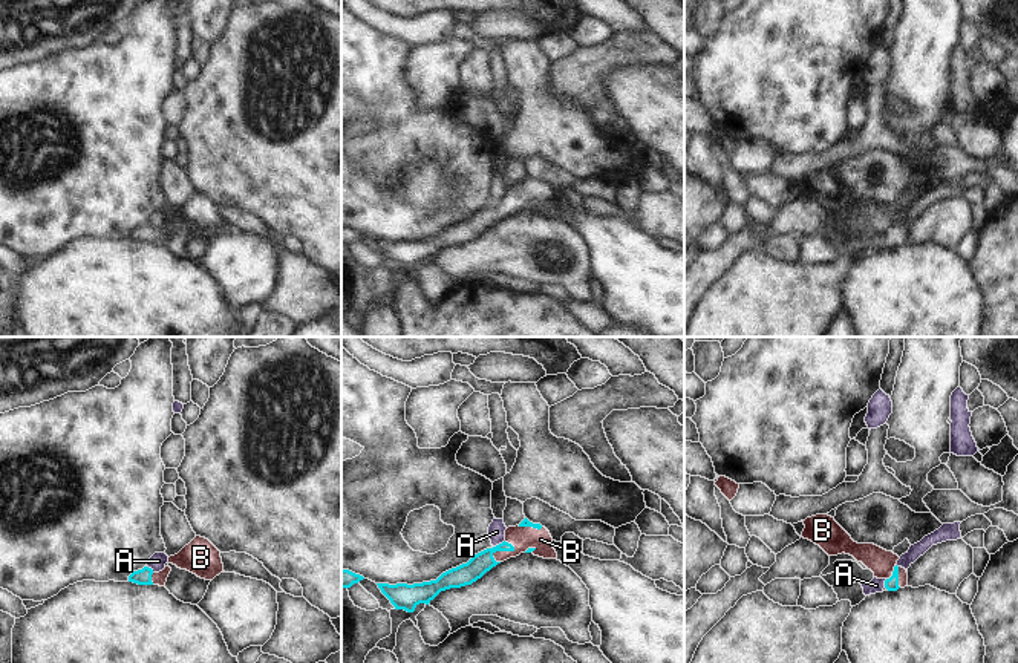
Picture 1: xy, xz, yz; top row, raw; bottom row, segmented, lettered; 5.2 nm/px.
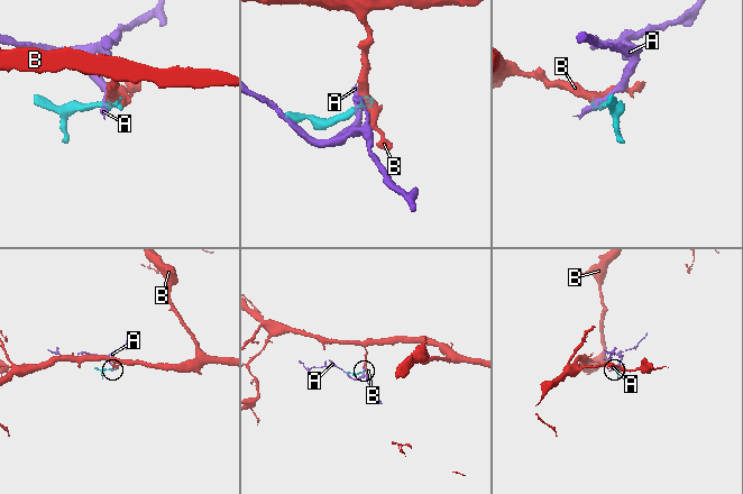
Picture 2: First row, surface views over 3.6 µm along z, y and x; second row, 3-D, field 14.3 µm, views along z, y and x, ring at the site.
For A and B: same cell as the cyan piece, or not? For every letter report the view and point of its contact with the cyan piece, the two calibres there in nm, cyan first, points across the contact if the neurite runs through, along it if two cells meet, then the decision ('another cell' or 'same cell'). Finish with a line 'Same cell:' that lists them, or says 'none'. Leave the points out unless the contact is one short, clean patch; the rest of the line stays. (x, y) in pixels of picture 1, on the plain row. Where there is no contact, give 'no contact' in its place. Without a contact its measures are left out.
A: contact xz (499, 201); calibres 110 and 100 nm; border xz (504, 196), (493, 204); another cell
B: contact xz (502, 207); calibres 110 and 130 nm; way xz (479, 221), (502, 207), (512, 207), (522, 195); same cell
Same cell: B

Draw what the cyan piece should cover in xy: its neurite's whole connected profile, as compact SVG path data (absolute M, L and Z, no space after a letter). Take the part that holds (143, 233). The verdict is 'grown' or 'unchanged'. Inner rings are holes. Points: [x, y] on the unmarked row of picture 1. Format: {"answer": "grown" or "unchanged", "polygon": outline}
{"answer": "grown", "polygon": "M168 222L159 230L155 230L152 225L144 224L142 227L133 228L129 233L129 239L133 239L133 240L138 240L138 242L165 243L165 239L167 239L170 228L171 228L171 225Z"}

